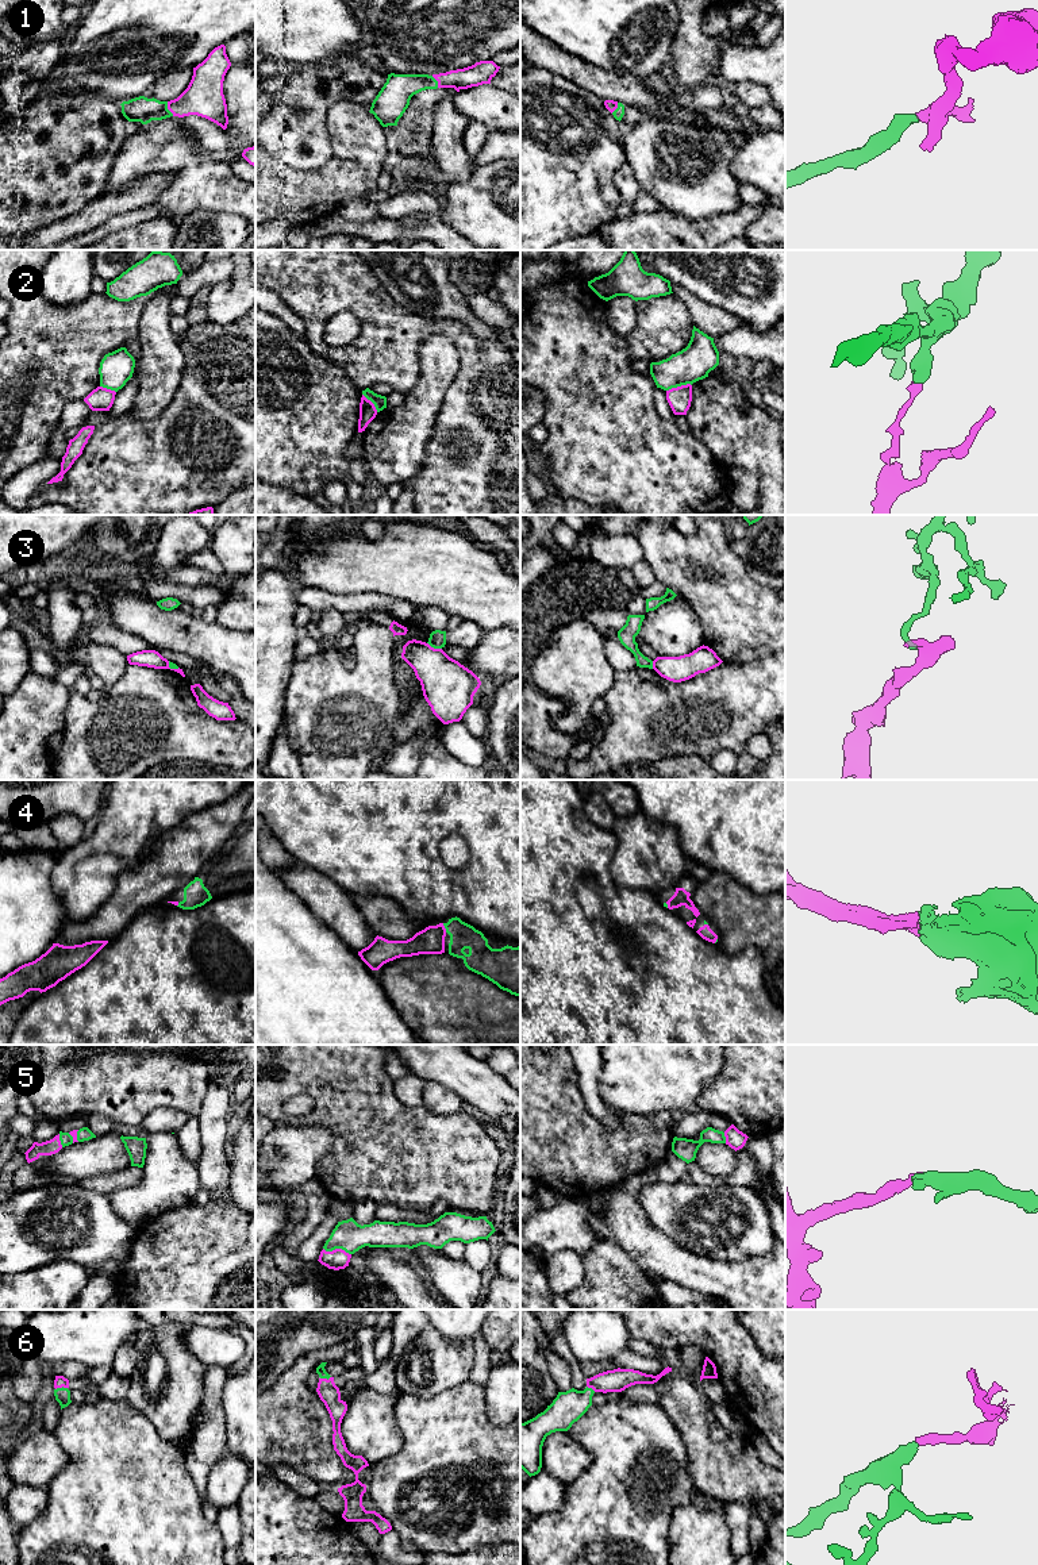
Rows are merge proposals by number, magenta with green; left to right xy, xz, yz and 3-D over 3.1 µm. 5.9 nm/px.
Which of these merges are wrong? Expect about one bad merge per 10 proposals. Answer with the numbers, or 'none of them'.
2, 3

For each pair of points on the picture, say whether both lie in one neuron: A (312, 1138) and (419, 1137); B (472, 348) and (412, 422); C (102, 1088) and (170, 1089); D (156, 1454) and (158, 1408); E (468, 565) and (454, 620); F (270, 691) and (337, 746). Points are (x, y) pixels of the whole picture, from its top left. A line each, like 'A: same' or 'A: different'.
A: different
B: different
C: same
D: different
E: different
F: different

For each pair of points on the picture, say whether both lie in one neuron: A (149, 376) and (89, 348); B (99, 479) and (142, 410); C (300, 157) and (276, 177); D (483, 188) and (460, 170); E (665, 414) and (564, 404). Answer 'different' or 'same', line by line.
A: different
B: different
C: different
D: different
E: different

